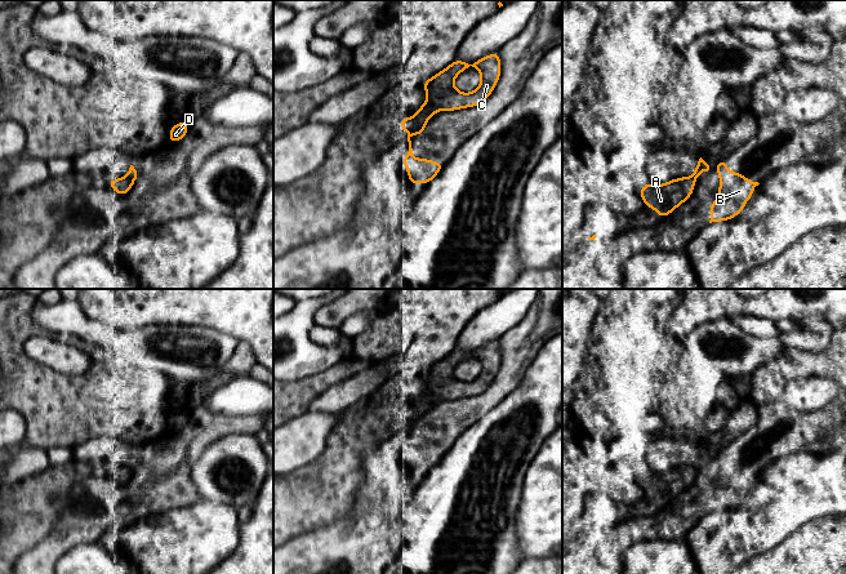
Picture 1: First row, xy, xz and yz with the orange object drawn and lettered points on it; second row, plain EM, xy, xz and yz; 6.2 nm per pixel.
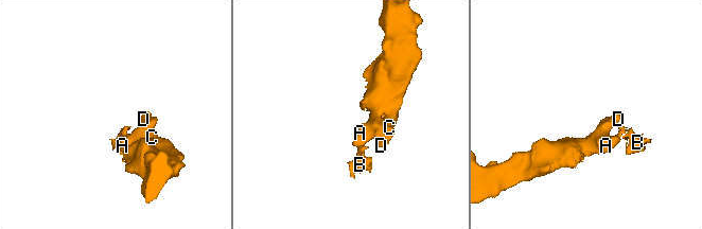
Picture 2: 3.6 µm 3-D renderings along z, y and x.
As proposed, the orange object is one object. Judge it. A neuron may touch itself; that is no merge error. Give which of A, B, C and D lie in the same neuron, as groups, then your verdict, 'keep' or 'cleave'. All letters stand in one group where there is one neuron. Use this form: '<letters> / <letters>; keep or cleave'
A C D / B; cleave

